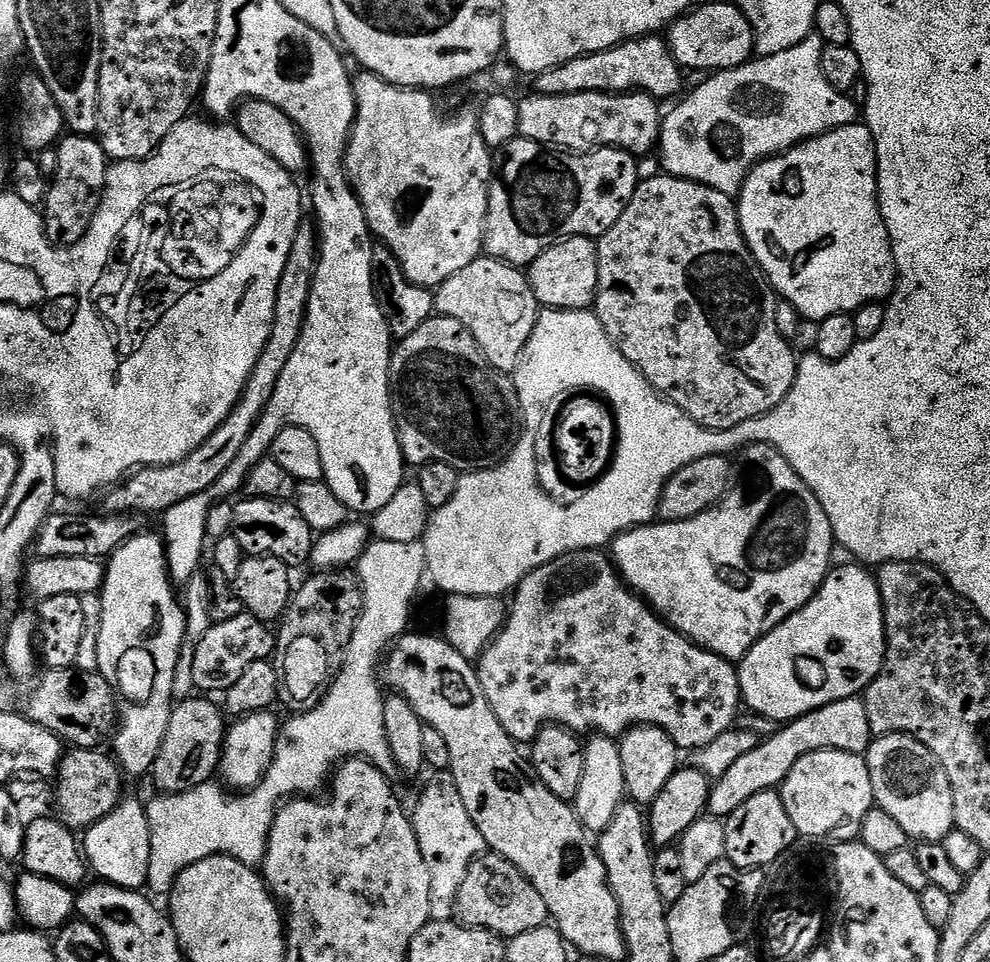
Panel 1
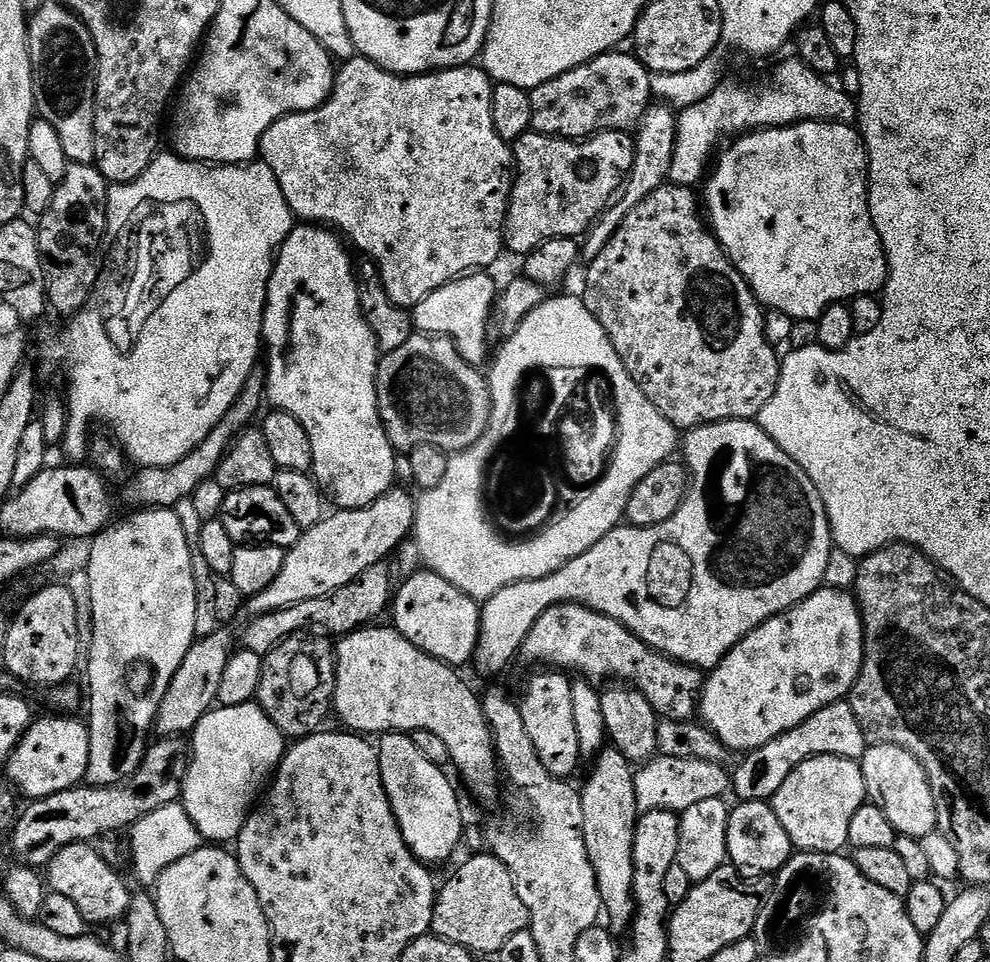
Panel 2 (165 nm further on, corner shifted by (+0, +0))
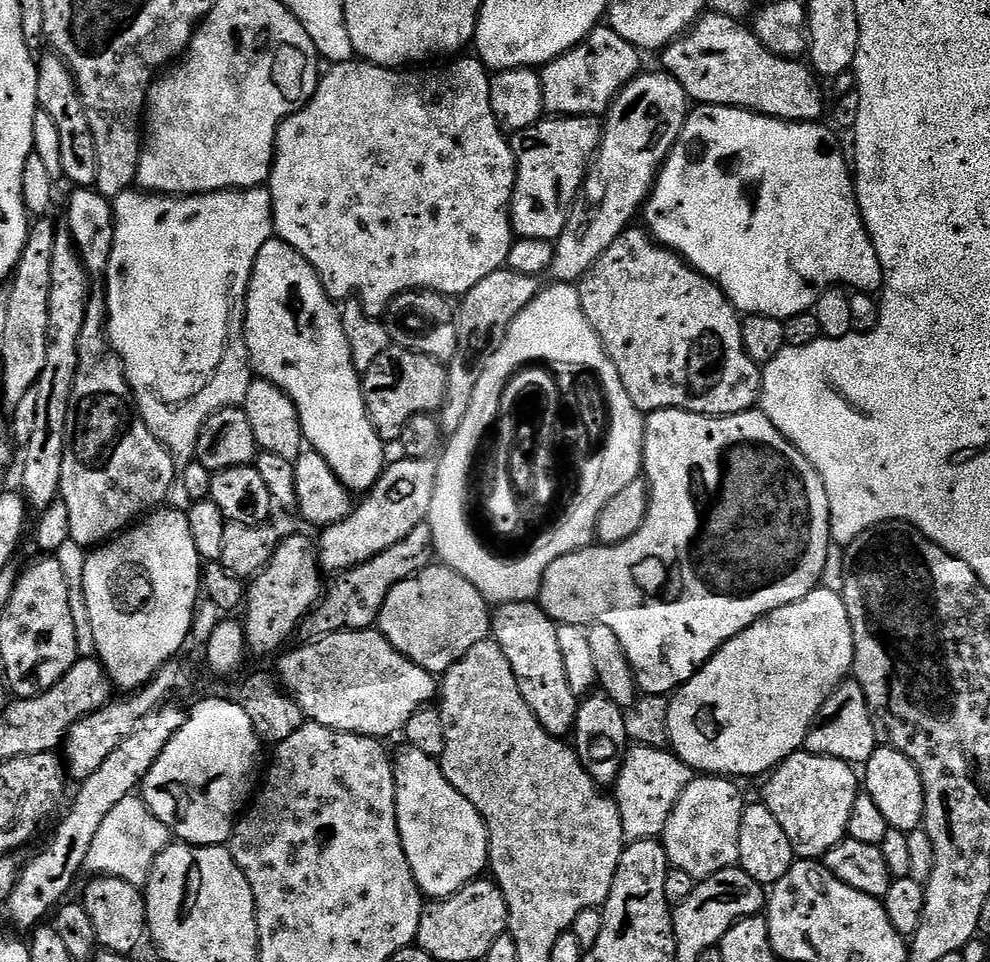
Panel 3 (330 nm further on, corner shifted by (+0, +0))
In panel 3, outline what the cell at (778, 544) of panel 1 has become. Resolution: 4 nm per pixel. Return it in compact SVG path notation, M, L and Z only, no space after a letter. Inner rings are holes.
M671 408L647 413L644 421L644 466L643 475L648 482L650 499L646 522L626 542L605 544L583 548L581 552L566 554L552 560L542 578L538 603L549 618L557 625L578 624L591 626L601 624L610 626L622 642L622 650L630 662L632 672L636 675L637 689L643 695L665 696L675 693L710 659L726 642L730 642L742 630L746 630L756 620L770 615L782 606L790 606L806 594L810 594L821 583L820 575L828 564L828 548L833 547L832 527L830 526L830 498L826 494L824 479L791 442L759 410L739 412L733 416L703 416L686 410Z

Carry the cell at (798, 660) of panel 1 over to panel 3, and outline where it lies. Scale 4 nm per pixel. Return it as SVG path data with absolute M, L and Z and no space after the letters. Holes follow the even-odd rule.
M818 586L810 594L806 594L806 598L790 606L782 606L770 615L762 617L761 620L756 620L746 630L742 630L742 634L738 634L730 642L723 644L681 688L676 689L668 701L668 743L671 751L675 752L682 762L686 762L686 766L690 766L693 773L729 778L756 778L760 775L763 777L771 773L772 769L786 758L801 751L802 741L808 736L808 731L814 727L817 714L822 710L822 706L830 698L833 690L849 679L854 662L854 634L850 626L850 614L846 614L846 602L837 589L835 592L832 588L824 587Z

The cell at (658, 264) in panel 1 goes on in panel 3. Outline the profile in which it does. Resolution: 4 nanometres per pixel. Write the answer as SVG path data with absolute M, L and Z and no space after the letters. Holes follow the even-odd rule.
M629 230L618 237L614 246L602 256L600 261L587 272L584 279L579 281L578 284L582 310L586 314L590 326L596 331L600 341L603 342L610 362L614 362L614 366L622 378L622 386L626 386L634 406L638 411L645 414L658 410L670 410L671 408L686 410L703 416L733 416L739 412L753 411L760 399L762 368L761 365L755 364L750 358L750 354L744 345L744 325L741 313L736 311L726 294L713 280L708 280L702 273L696 271L683 256L670 248L657 244L647 231L636 231Z

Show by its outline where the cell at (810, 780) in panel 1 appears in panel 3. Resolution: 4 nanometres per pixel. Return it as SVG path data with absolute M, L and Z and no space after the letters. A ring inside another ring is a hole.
M801 750L776 765L767 780L762 803L774 818L778 818L782 830L786 830L786 838L790 838L790 846L797 857L805 860L822 858L847 837L850 810L854 810L858 795L858 772L853 765Z

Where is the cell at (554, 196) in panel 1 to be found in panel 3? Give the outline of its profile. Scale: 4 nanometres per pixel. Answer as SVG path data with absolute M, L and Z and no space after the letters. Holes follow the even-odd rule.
M558 116L542 118L534 126L511 137L512 153L516 156L516 189L512 191L512 231L526 240L559 240L562 230L572 215L572 205L584 186L590 165L600 151L602 124L594 116Z

